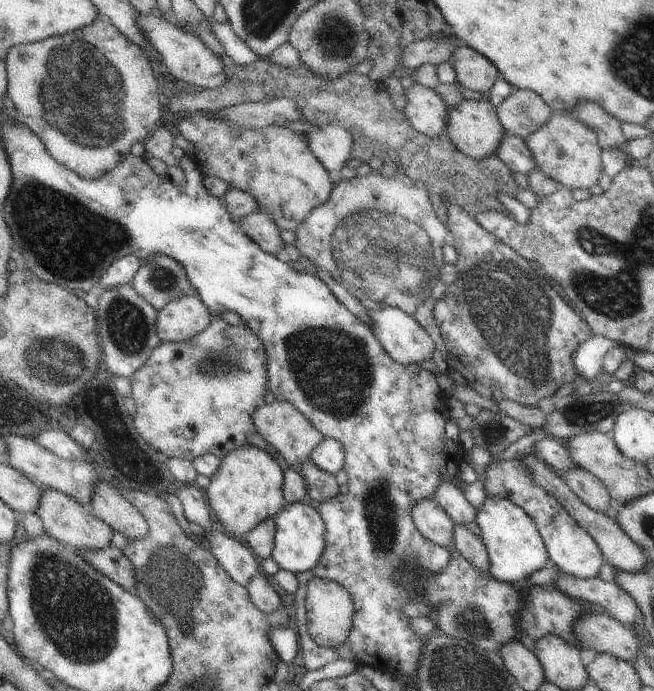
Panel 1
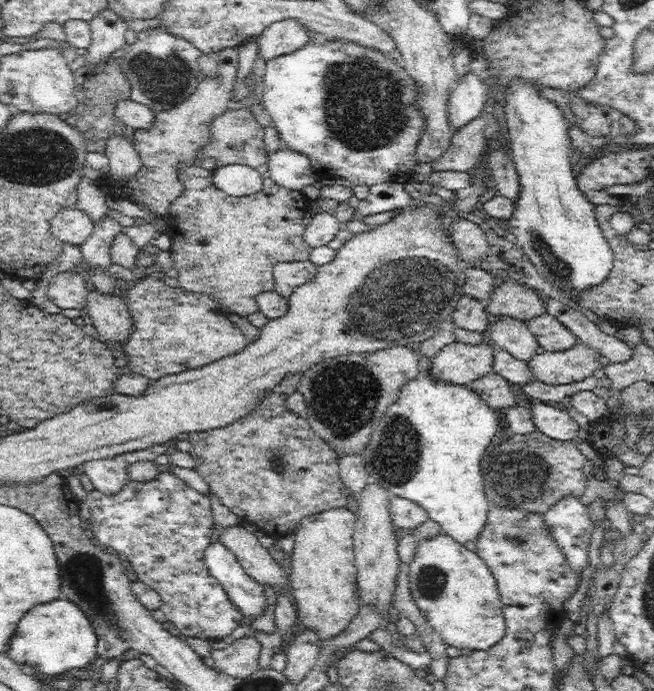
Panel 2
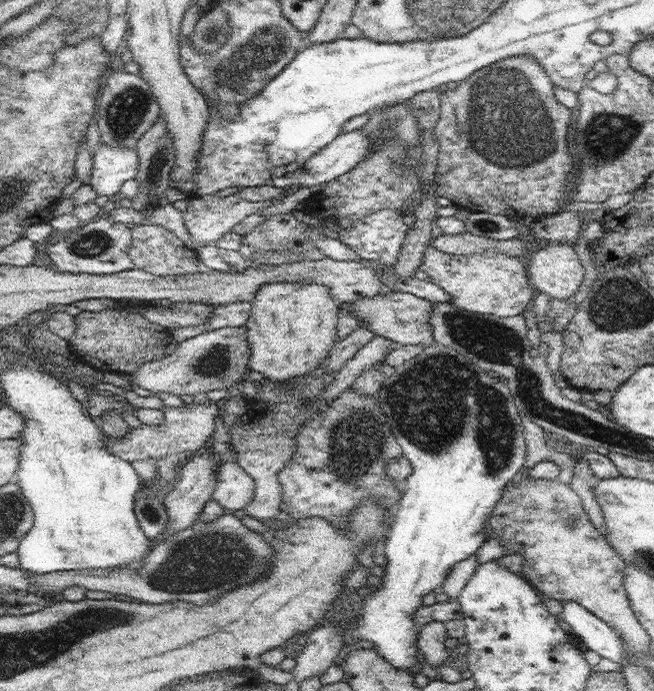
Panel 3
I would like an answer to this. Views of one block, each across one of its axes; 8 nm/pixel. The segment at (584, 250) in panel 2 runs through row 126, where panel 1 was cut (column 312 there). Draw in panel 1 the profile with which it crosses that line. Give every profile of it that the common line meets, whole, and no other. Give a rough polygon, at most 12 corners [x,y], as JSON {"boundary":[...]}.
{"boundary":[[307,501],[275,516],[271,557],[283,571],[311,571],[325,524]]}

